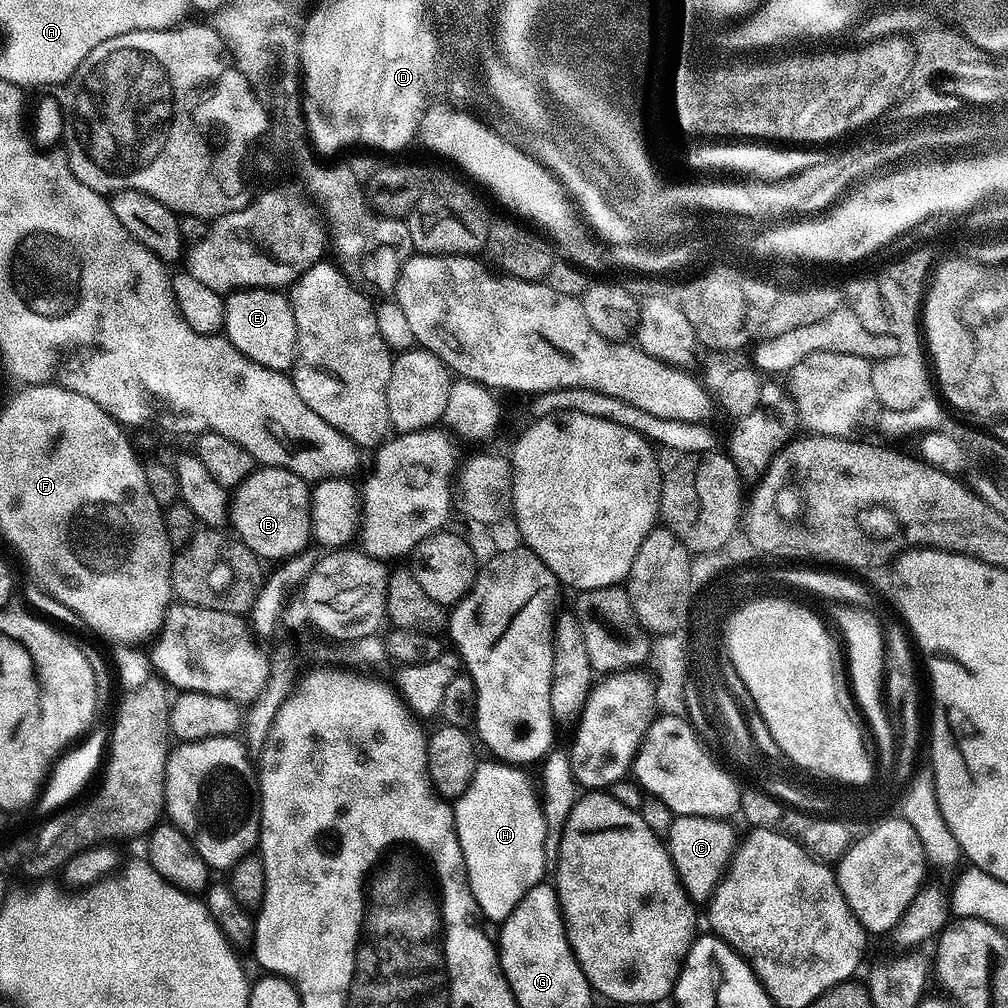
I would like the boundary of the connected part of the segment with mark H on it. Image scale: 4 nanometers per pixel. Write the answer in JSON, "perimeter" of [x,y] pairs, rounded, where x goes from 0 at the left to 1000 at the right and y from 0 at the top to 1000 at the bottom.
{"perimeter":[[[491,752],[483,753],[473,757],[466,780],[450,795],[448,807],[473,902],[481,914],[498,915],[508,906],[510,899],[518,895],[520,888],[541,872],[539,852],[543,819],[539,812],[537,791],[531,781],[528,783],[528,774],[520,767],[523,765],[510,758],[497,757]]]}

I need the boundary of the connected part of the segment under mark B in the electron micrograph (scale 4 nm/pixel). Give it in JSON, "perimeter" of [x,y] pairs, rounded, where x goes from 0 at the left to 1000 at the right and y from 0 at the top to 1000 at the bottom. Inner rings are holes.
{"perimeter":[[[255,463],[244,478],[237,480],[229,493],[228,520],[232,522],[233,531],[259,557],[274,556],[281,558],[297,548],[303,547],[312,536],[310,529],[310,490],[307,477],[296,470],[279,464]]]}

